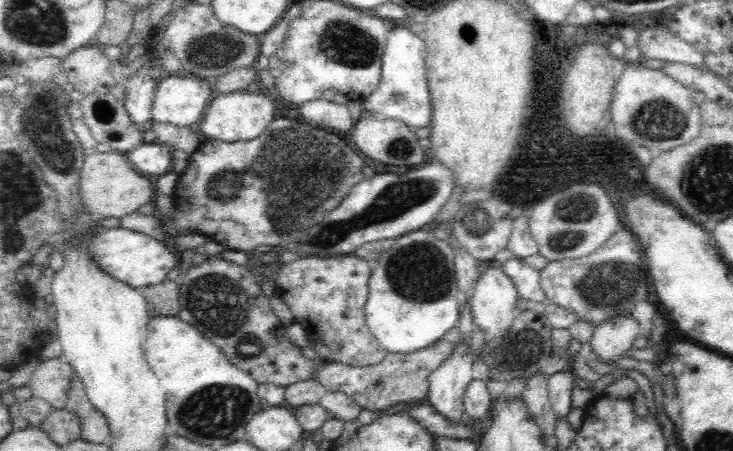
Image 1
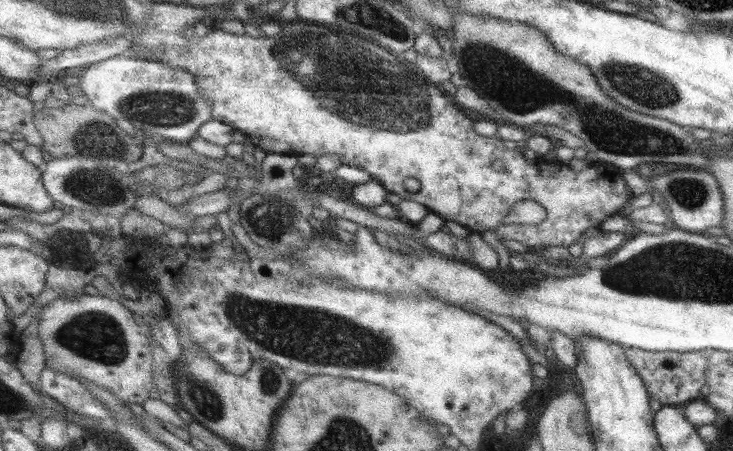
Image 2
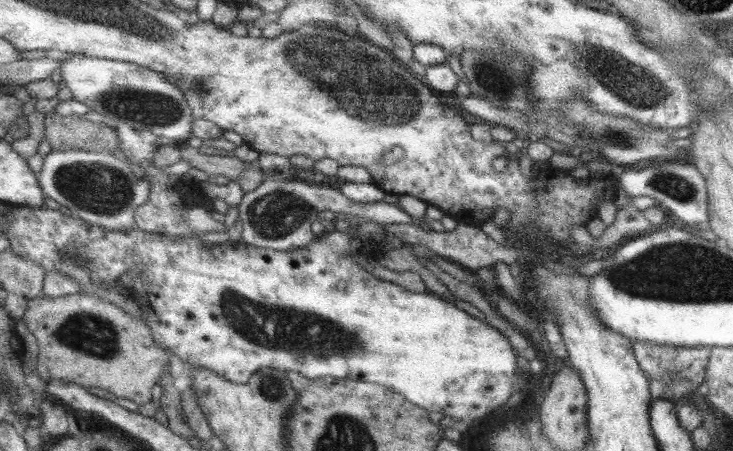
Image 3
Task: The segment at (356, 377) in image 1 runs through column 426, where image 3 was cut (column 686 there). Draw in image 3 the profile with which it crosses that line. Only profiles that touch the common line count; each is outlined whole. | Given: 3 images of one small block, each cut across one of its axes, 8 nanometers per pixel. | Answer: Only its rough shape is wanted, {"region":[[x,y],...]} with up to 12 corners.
{"region":[[633,344],[647,378],[661,379],[664,398],[695,392],[709,346]]}

